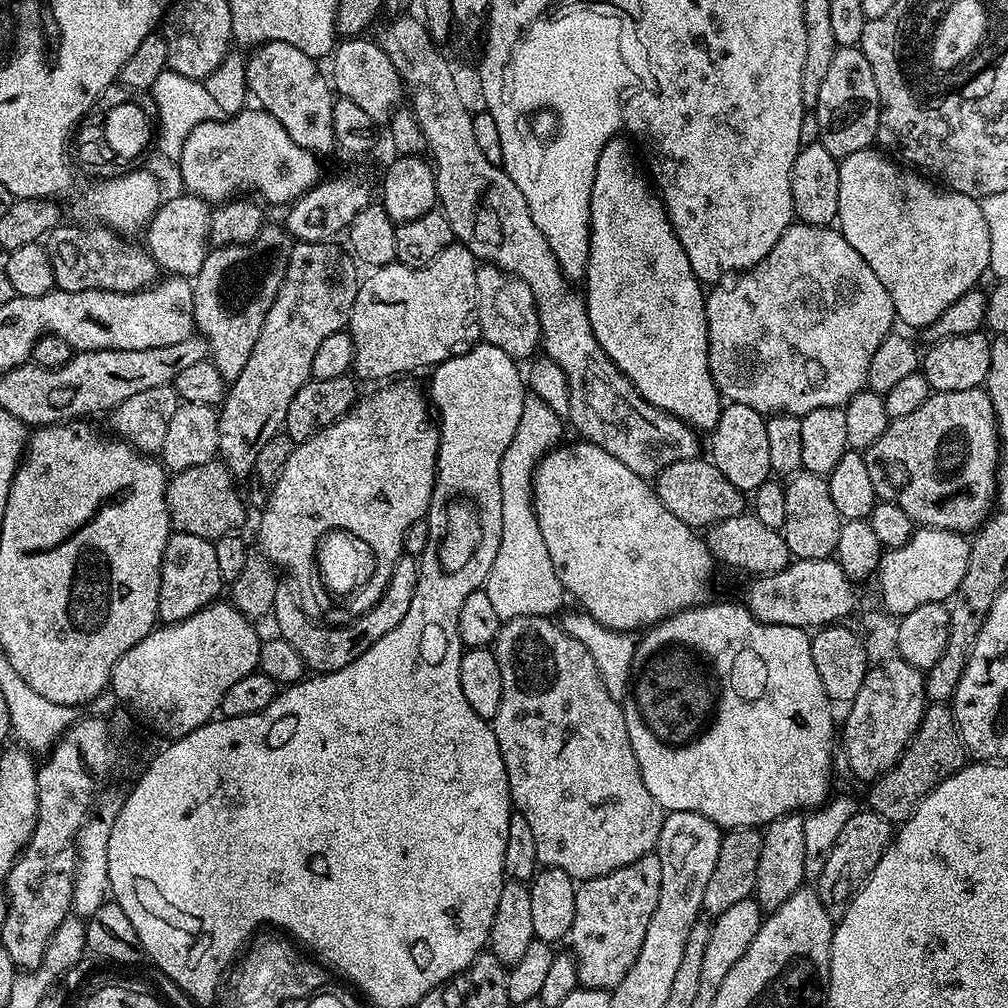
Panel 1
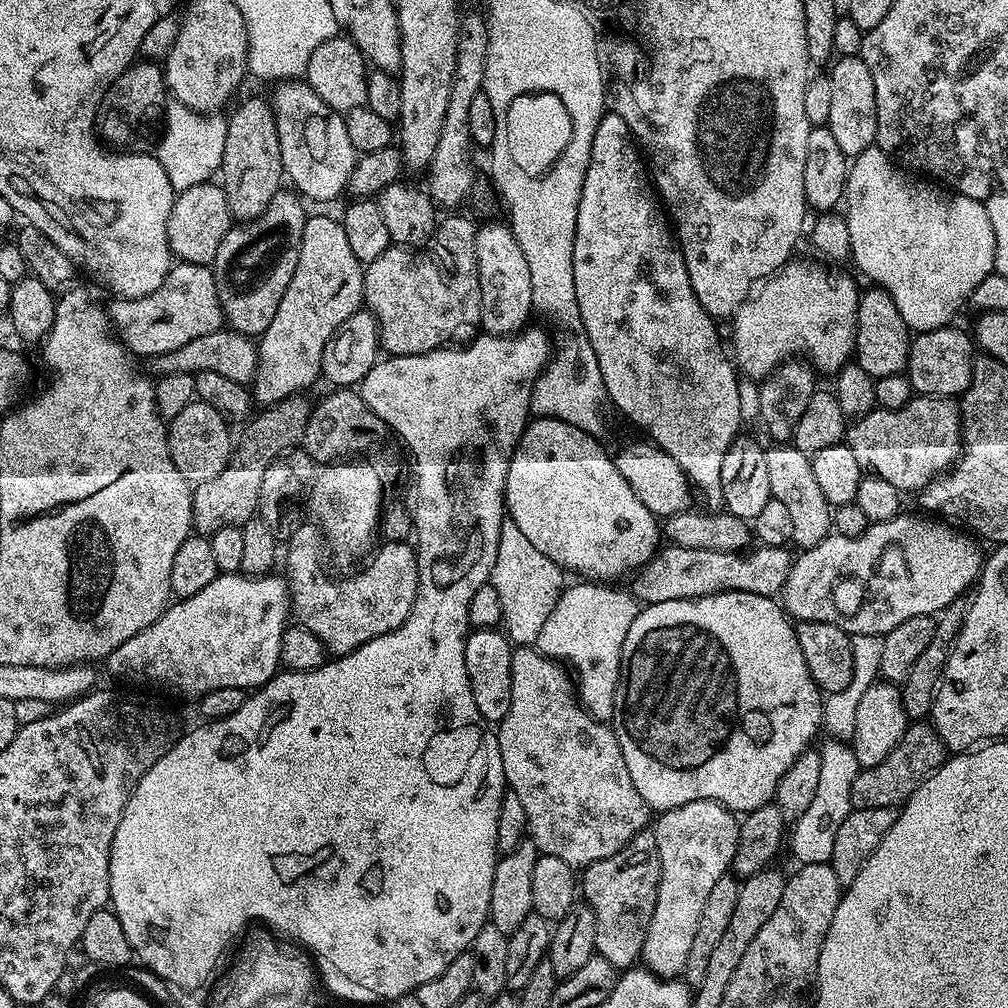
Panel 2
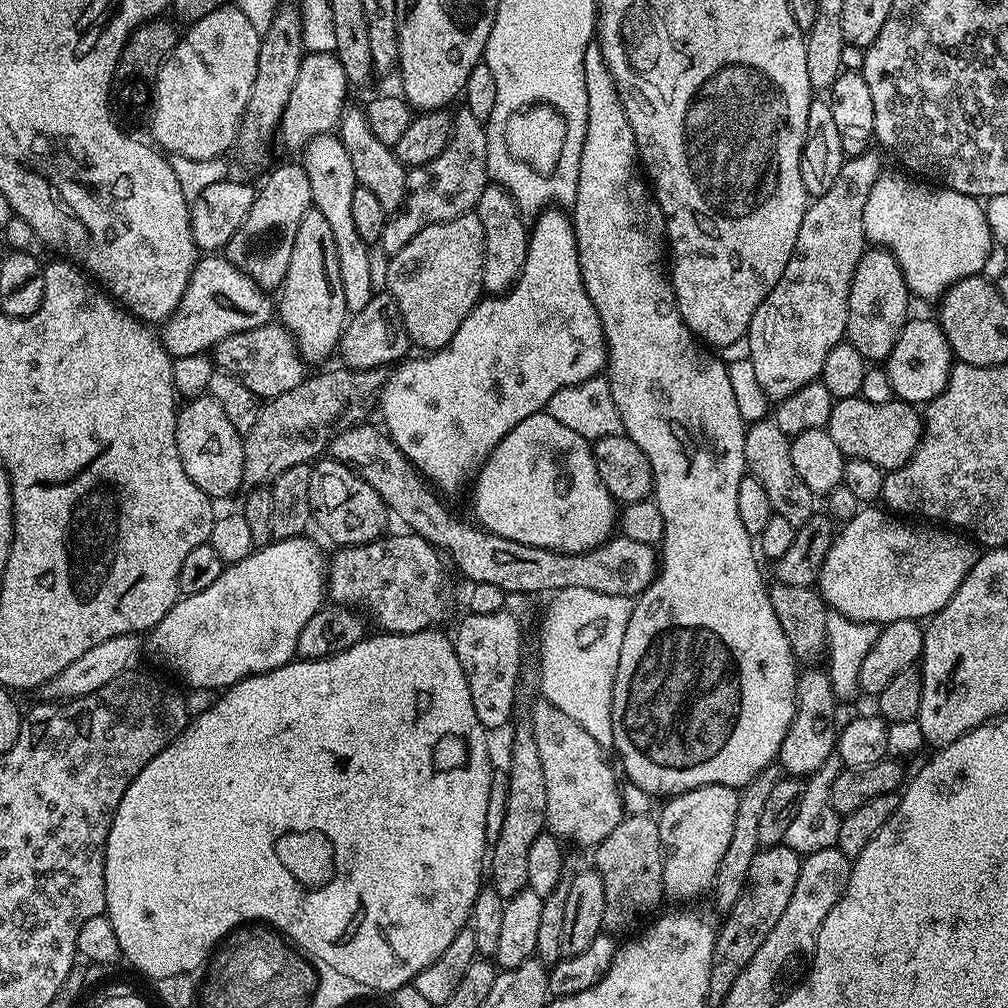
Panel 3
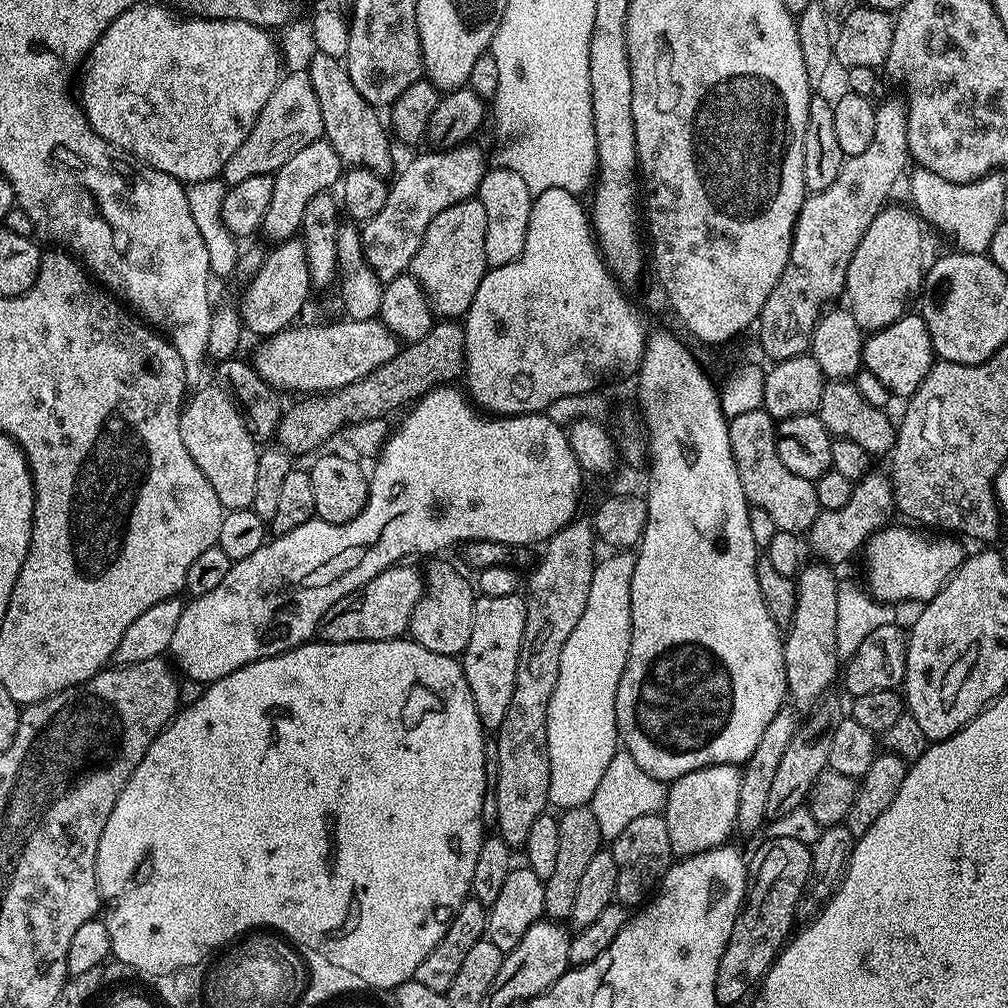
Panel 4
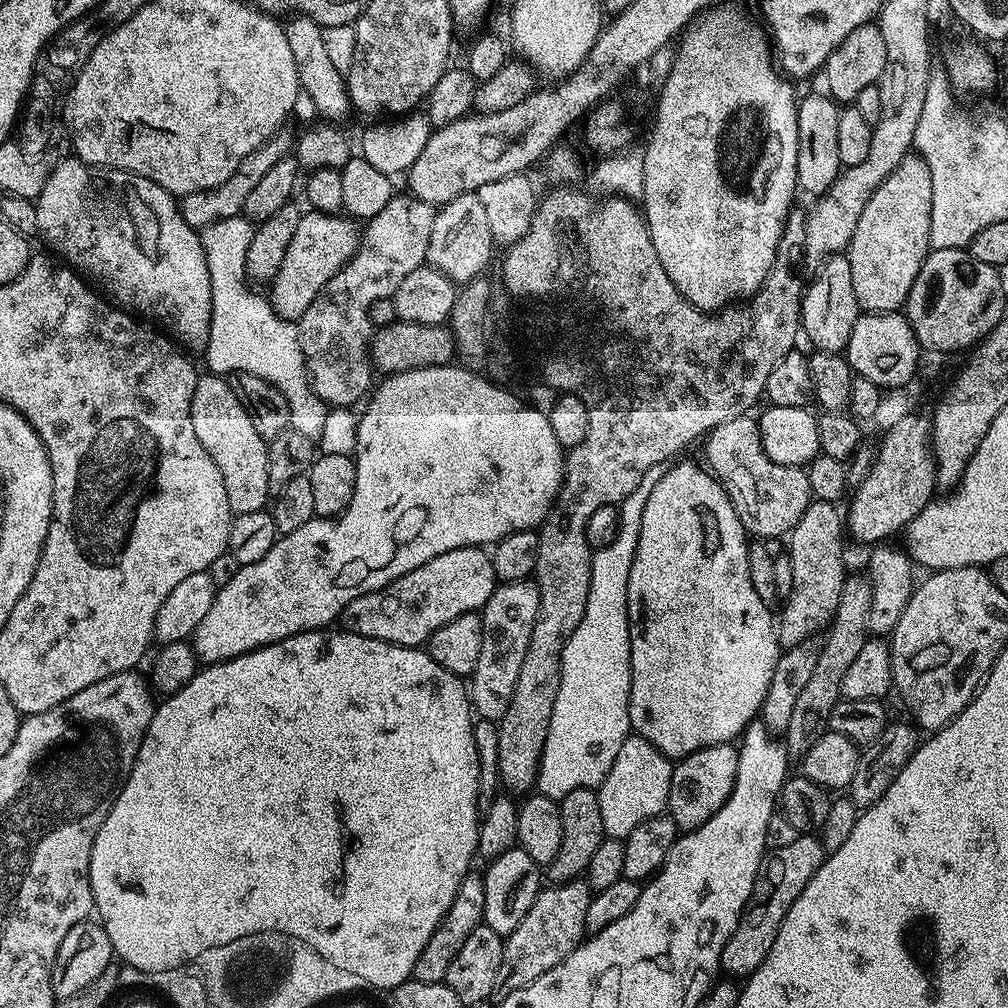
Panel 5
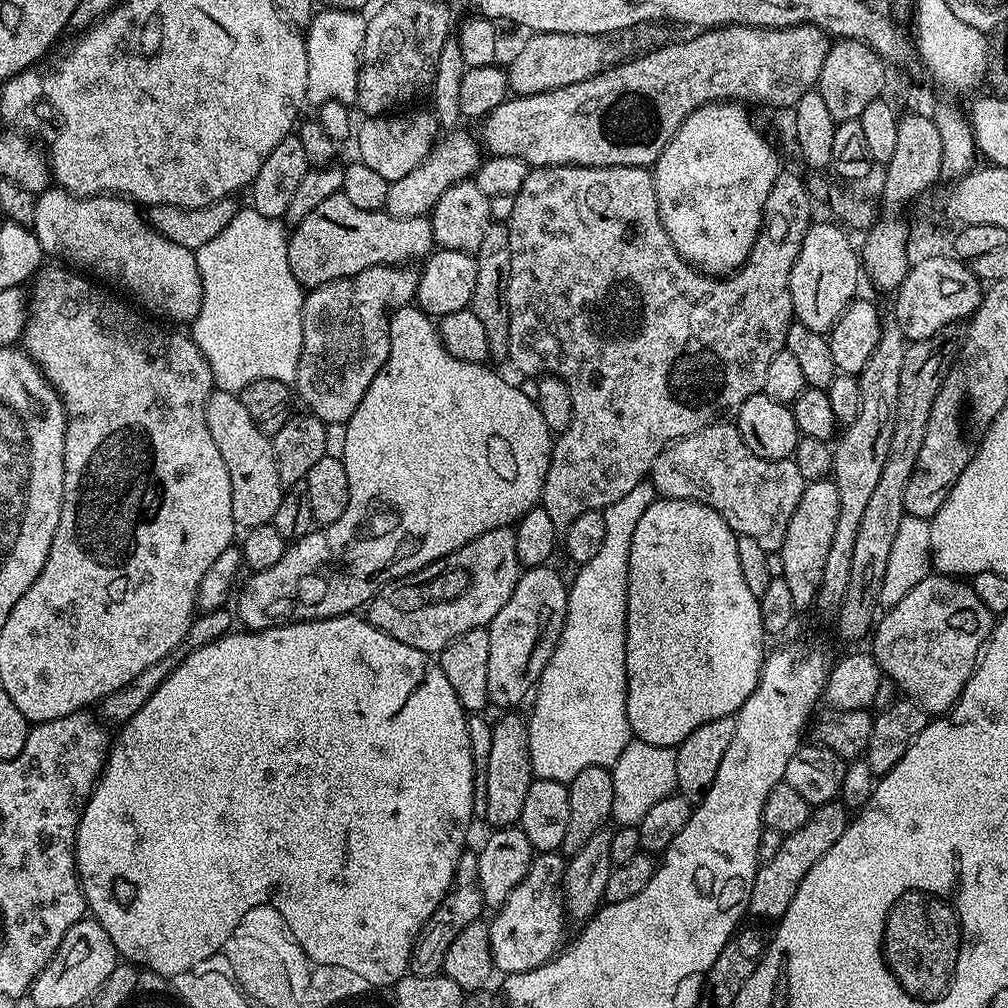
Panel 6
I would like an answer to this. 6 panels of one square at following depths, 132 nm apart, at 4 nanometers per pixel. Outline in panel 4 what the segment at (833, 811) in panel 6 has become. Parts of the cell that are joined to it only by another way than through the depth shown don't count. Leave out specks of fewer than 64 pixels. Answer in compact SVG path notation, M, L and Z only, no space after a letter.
M777 836L765 841L750 856L750 883L744 906L734 922L734 930L730 930L730 942L726 942L726 950L722 950L722 958L718 962L714 994L720 1006L738 1003L763 980L793 931L792 919L796 912L798 916L798 909L812 878L812 850L809 845L794 842L794 838Z

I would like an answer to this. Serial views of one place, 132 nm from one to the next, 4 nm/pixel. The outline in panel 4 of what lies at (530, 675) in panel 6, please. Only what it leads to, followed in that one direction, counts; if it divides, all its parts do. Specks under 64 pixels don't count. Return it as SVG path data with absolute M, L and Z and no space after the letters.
M520 594L506 598L476 597L474 626L470 626L470 642L462 653L462 663L478 718L488 730L500 728L502 718L506 718L506 710L510 710L522 650L522 630L526 630L524 602L525 597Z

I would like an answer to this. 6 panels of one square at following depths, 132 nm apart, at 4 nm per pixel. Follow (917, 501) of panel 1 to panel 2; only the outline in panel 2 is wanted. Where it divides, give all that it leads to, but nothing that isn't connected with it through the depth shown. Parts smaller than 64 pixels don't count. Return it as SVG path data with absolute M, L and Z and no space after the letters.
M913 395L906 406L898 410L873 408L865 416L855 417L847 425L846 443L850 450L854 450L854 458L858 458L858 466L865 473L886 478L890 486L894 486L900 493L919 493L931 480L948 471L960 457L962 447L962 433L960 430L960 406L955 399L947 396Z

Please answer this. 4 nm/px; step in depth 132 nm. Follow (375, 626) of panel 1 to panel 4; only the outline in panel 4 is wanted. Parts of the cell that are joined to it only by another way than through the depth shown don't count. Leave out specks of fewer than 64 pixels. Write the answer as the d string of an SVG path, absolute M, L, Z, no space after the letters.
M432 564L426 568L426 583L422 598L410 614L408 632L418 646L434 650L434 654L459 657L470 642L470 626L474 626L474 606L477 593L474 584L448 564Z

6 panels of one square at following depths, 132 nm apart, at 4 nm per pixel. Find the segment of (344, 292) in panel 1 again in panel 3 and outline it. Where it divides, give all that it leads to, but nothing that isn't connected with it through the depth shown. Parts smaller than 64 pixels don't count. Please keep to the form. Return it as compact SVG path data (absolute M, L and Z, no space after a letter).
M309 208L298 226L298 238L294 238L294 254L290 254L290 270L278 289L278 320L296 339L296 348L309 361L324 360L337 351L340 336L350 313L346 306L346 297L342 294L342 278L338 274L338 248L334 246L334 233L330 231L330 222L316 208Z

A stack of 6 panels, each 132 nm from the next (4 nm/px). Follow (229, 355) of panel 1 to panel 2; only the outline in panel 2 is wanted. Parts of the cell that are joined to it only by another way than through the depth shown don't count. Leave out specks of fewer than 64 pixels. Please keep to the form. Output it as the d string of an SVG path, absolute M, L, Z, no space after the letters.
M295 191L276 192L274 198L270 198L270 206L266 206L258 218L237 223L229 228L226 238L222 238L222 246L218 246L218 254L212 259L210 267L216 279L218 302L231 331L259 338L266 326L270 326L274 314L278 314L278 302L282 302L282 294L286 294L286 286L290 286L290 278L294 278L294 266L298 266L298 250L302 250L302 230L309 217L309 213L304 212L303 203L305 201Z

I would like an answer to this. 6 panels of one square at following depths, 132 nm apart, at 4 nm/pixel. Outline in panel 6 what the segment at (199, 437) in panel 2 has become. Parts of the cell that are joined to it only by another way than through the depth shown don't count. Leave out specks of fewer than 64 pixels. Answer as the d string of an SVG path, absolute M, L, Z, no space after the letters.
M213 391L206 402L206 426L210 426L210 438L214 438L214 446L218 446L218 454L222 454L222 462L226 462L230 474L230 498L237 529L271 524L286 491L286 485L278 478L271 439L254 426L254 418L250 418L246 406L242 406L234 392Z

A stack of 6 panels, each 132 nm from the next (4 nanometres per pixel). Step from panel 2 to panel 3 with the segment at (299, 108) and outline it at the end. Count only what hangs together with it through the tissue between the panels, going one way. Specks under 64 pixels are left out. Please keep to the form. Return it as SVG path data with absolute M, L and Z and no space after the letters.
M325 134L309 140L302 149L302 163L306 178L310 178L312 207L316 208L330 222L330 231L334 233L334 246L338 248L338 274L342 278L342 294L346 297L349 313L356 313L370 302L374 294L372 288L372 256L368 253L369 241L358 234L352 216L352 199L358 187L354 178L354 166L350 166L350 154L342 146L339 135Z

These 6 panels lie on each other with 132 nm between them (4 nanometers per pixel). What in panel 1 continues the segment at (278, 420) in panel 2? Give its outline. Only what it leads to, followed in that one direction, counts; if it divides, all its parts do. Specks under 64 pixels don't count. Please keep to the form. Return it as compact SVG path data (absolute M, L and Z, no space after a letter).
M217 458L202 466L190 466L190 470L175 473L168 481L168 513L176 532L194 534L203 540L218 541L233 530L240 530L244 524L244 500L236 489L237 481L223 460Z

